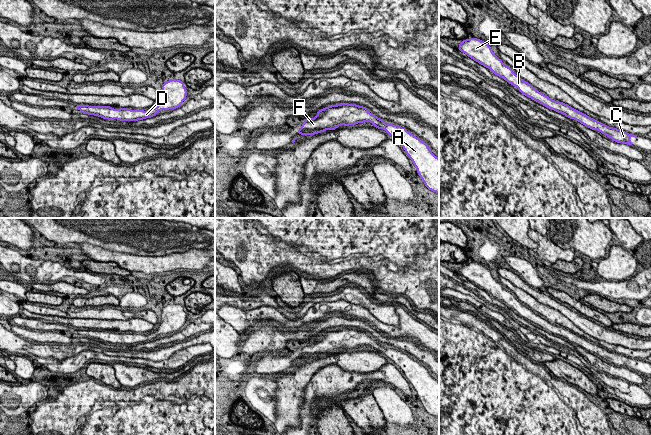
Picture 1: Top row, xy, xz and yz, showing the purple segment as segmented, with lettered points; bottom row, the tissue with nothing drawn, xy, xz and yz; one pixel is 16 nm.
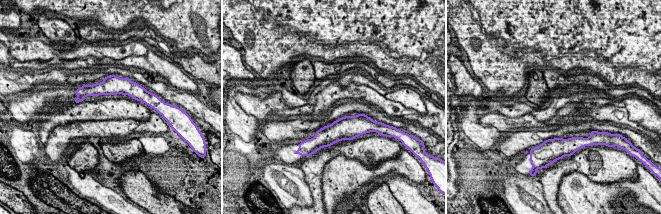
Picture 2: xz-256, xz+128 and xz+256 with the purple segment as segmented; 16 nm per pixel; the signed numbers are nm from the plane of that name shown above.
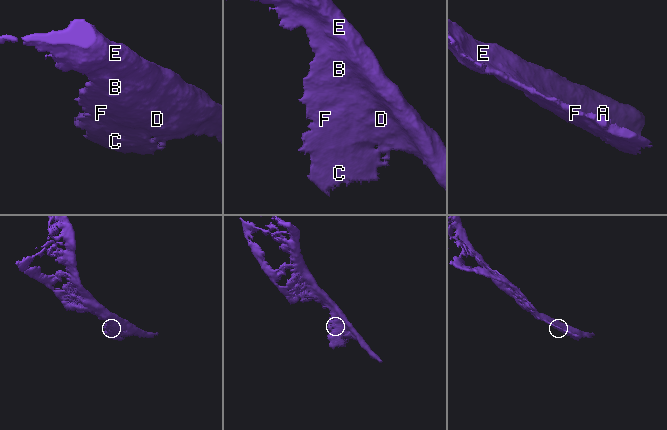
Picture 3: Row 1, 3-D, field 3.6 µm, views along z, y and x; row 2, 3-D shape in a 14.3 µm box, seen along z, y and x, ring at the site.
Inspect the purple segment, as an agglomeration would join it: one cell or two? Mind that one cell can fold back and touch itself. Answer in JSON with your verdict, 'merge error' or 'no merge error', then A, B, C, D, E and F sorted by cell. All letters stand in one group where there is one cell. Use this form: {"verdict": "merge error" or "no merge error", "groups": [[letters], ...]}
{"verdict": "no merge error", "groups": [["A", "B", "C", "D", "E", "F"]]}

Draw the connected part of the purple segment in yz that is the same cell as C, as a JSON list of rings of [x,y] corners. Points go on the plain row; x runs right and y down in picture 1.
[[[477,262],[466,263],[459,268],[458,274],[464,276],[468,281],[486,292],[490,292],[495,299],[505,303],[509,308],[516,310],[519,313],[519,316],[527,321],[530,321],[534,325],[549,333],[564,338],[569,343],[575,343],[592,354],[600,355],[602,358],[613,363],[614,366],[633,370],[633,367],[629,364],[629,362],[637,361],[637,359],[632,359],[624,356],[623,354],[608,351],[563,326],[554,325],[548,320],[543,319],[532,309],[517,300],[511,292],[504,289],[502,284],[493,277],[488,267],[485,267]]]

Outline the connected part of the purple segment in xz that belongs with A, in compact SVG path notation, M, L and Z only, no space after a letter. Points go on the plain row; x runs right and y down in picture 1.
M347 327L325 331L317 335L315 342L305 342L297 357L313 359L325 354L336 354L340 349L348 350L366 345L378 353L384 353L397 364L413 385L425 410L439 417L439 382L431 376L428 369L397 348L385 348L382 343L372 339L366 331Z

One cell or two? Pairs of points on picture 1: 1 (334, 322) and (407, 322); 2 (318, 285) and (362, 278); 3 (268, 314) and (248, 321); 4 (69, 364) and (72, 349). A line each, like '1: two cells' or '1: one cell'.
1: two cells
2: one cell
3: one cell
4: two cells

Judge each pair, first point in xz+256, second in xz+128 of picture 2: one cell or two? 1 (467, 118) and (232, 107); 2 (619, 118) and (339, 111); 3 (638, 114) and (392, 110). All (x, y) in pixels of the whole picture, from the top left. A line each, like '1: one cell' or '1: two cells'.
1: one cell
2: two cells
3: two cells

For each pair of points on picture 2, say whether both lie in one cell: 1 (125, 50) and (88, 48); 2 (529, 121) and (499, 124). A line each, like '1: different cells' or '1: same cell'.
1: same cell
2: same cell

